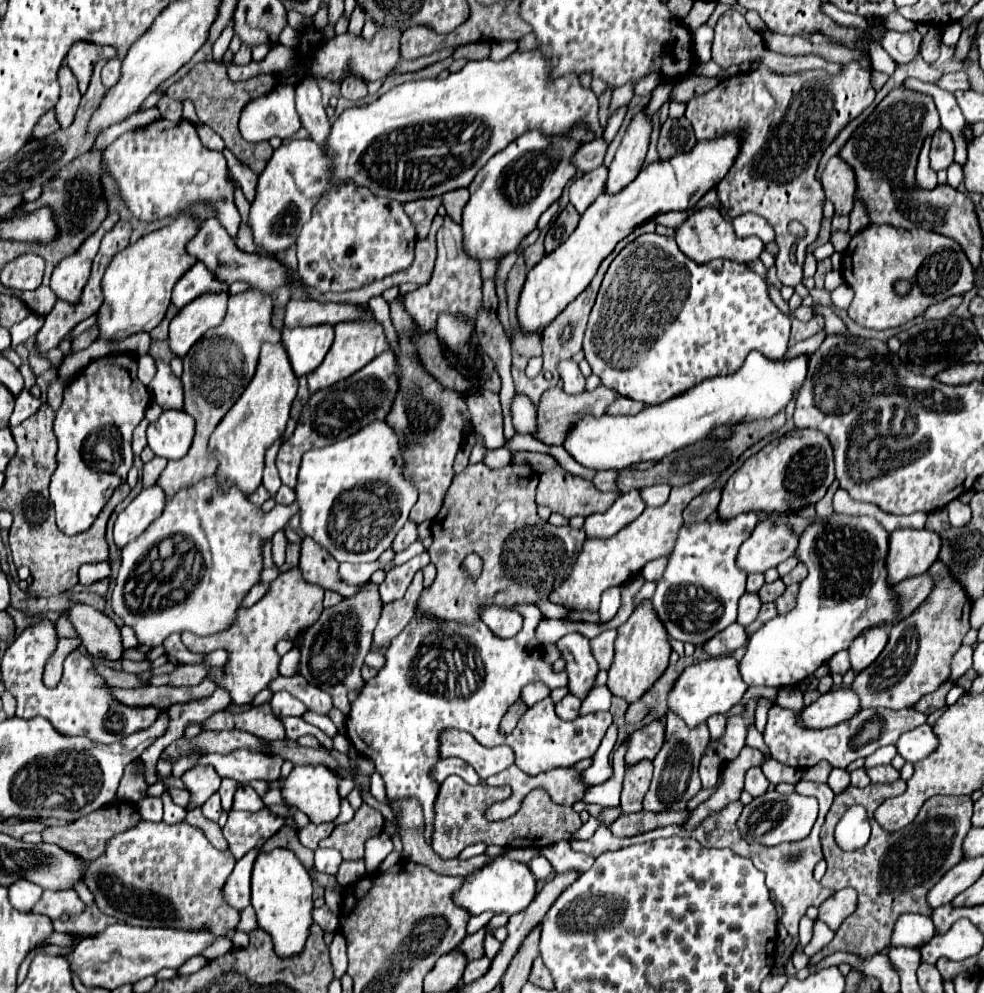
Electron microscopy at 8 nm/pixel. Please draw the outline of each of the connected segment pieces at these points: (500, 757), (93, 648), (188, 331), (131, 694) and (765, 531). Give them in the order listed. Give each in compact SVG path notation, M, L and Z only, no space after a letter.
M444 730L440 736L440 760L444 758L462 758L482 780L514 764L514 754L508 746L484 748L472 738L472 734L460 730Z
M76 604L68 612L68 618L74 624L88 654L104 660L122 660L124 646L120 628L106 614L86 604Z
M206 294L186 304L170 322L170 352L184 358L208 328L216 328L224 320L226 302L228 294Z
M205 678L202 684L192 688L170 688L170 686L146 686L136 690L112 688L118 702L130 708L154 706L158 710L166 710L176 702L192 702L194 698L208 698L216 689L216 684Z
M764 518L756 524L754 534L740 546L736 562L746 572L766 572L794 556L798 538L786 522Z

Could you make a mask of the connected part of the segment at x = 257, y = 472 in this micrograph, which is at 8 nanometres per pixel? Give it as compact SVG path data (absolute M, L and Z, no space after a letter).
M278 342L274 348L272 344L264 344L260 348L258 368L252 382L238 398L238 402L228 410L228 414L222 418L210 438L210 450L220 462L218 474L226 476L226 482L236 484L244 494L252 494L260 486L264 452L286 430L286 422L290 418L290 404L296 396L296 390L298 376L288 362L288 354L284 354L282 342Z

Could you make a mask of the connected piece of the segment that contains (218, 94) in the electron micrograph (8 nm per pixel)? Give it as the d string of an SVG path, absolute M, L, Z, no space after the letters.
M200 62L196 64L184 78L180 78L178 82L174 82L170 88L168 88L168 96L174 98L174 100L190 100L196 108L196 114L198 118L208 124L226 144L226 148L236 156L240 158L246 166L250 166L256 174L260 174L260 170L264 170L264 166L268 164L268 158L272 156L272 146L268 142L260 142L260 144L252 144L252 142L246 142L242 136L240 136L240 130L238 130L238 118L240 118L240 112L242 108L258 98L258 96L264 96L268 92L272 92L276 88L276 84L280 82L278 74L260 74L256 78L250 78L246 82L232 82L228 78L228 72L226 72L226 66L220 64L220 62Z

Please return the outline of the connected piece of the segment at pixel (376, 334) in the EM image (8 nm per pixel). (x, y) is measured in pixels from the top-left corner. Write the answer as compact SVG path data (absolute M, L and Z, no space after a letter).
M366 318L364 320L354 320L354 322L340 322L338 326L334 326L334 330L336 330L336 338L334 338L334 344L332 344L330 352L326 354L320 368L316 368L314 372L308 374L310 392L328 388L328 386L348 378L348 376L352 376L356 370L362 370L372 358L376 358L378 354L382 354L384 350L390 348L382 324L376 322L374 318L372 318L372 322L368 322Z

